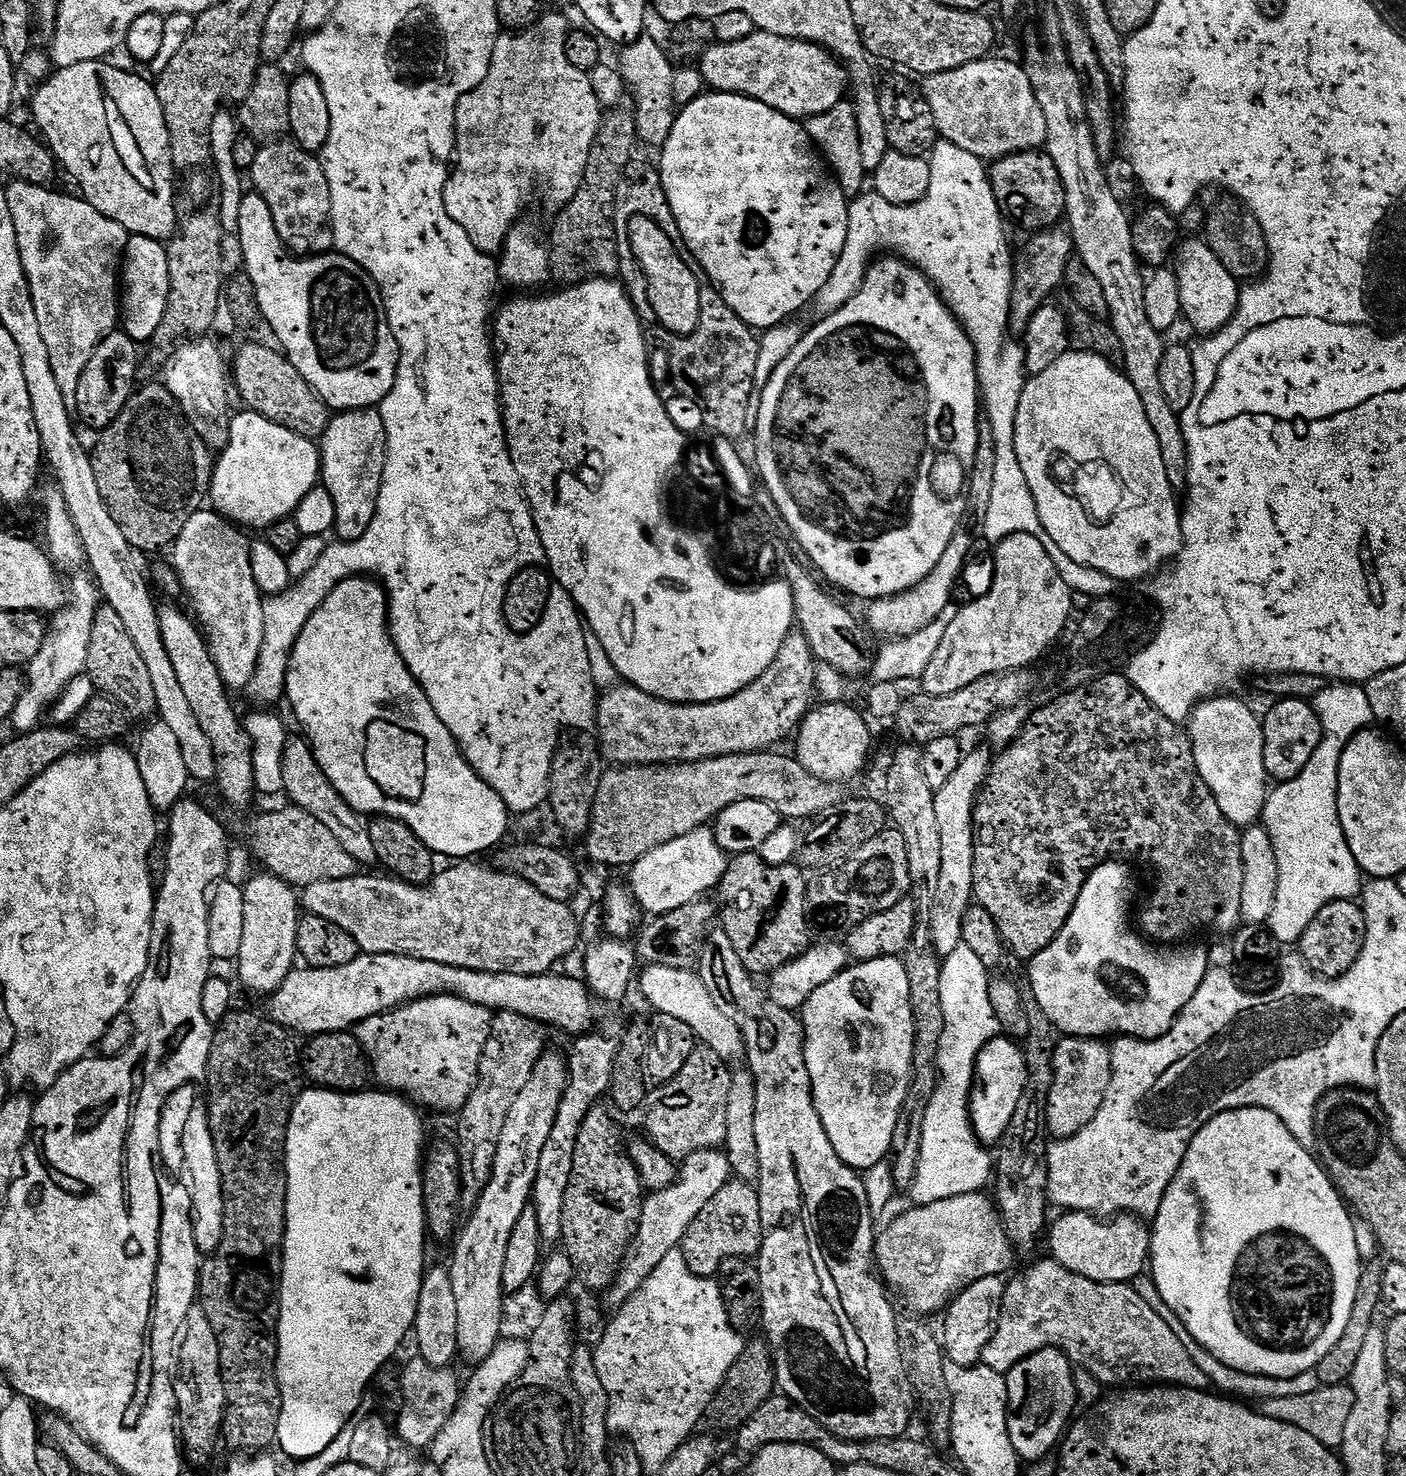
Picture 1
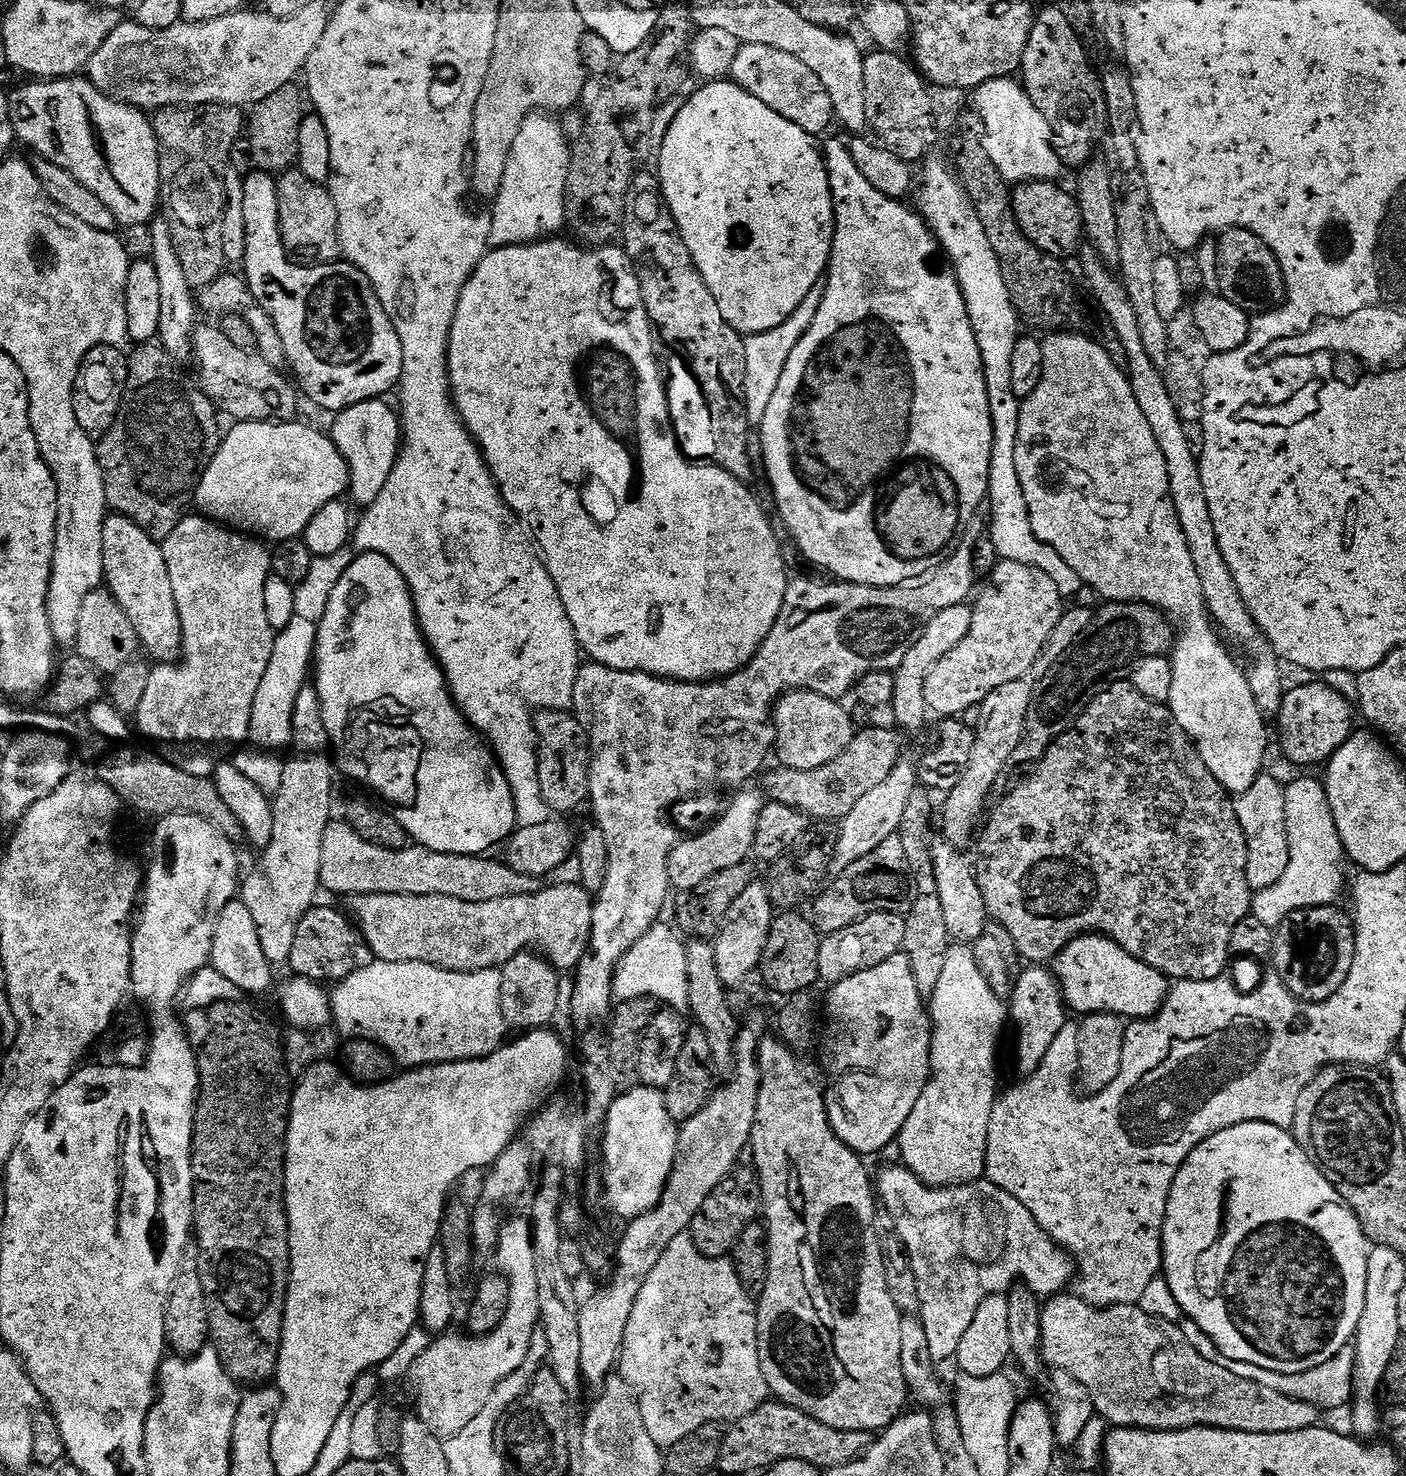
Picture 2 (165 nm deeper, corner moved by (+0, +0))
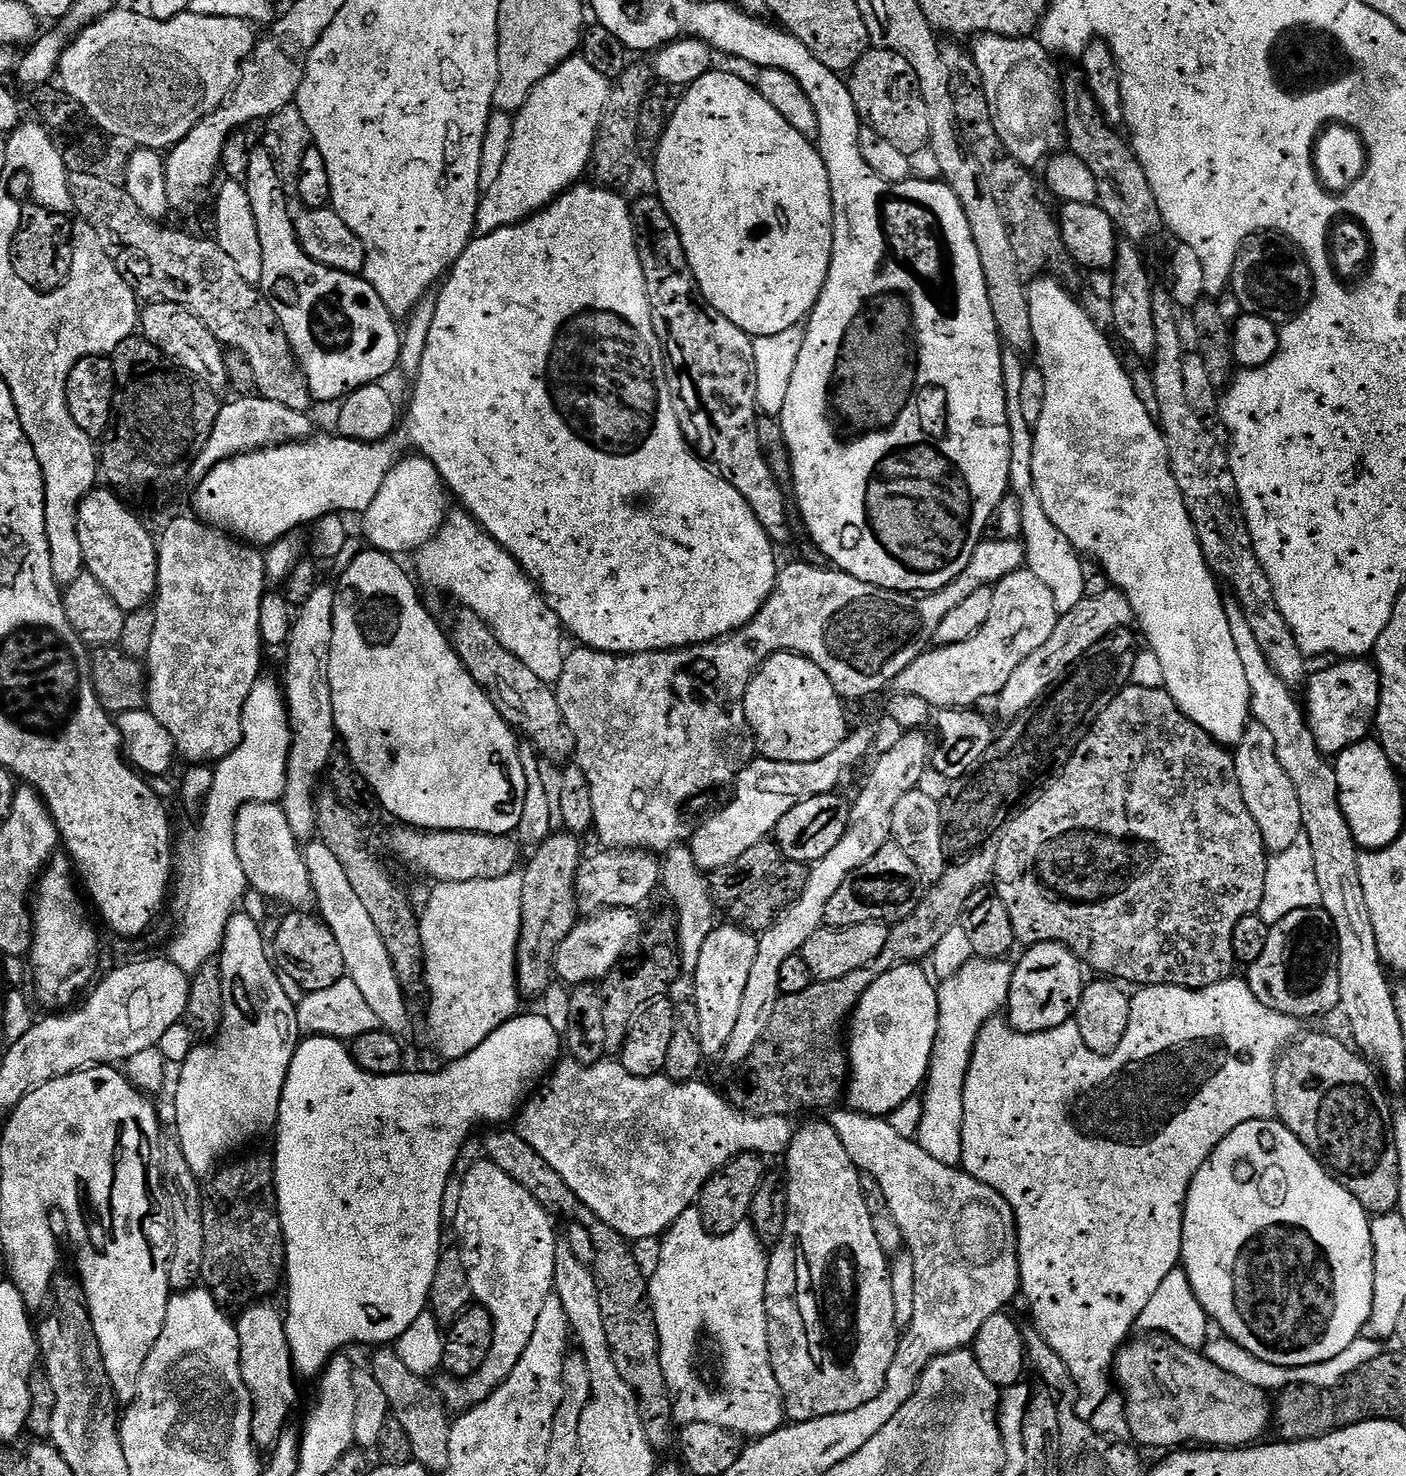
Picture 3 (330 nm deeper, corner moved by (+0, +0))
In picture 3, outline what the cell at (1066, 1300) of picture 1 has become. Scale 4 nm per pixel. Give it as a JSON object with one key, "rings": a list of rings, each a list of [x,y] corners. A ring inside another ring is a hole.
{"rings":[[[1144,1334],[1136,1339],[1140,1340],[1129,1339],[1116,1353],[1114,1380],[1120,1383],[1118,1392],[1124,1401],[1126,1422],[1137,1445],[1176,1450],[1187,1445],[1184,1444],[1187,1440],[1193,1440],[1196,1446],[1243,1448],[1265,1439],[1264,1431],[1267,1428],[1269,1431],[1274,1424],[1274,1404],[1263,1388],[1250,1386],[1250,1382],[1242,1382],[1242,1378],[1218,1370],[1218,1366],[1199,1351],[1192,1351],[1169,1336]]]}

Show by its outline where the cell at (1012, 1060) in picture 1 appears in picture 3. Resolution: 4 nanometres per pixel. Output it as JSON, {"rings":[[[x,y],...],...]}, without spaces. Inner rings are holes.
{"rings":[[[1034,944],[1019,961],[1015,961],[1010,982],[1010,994],[1006,1005],[1006,1019],[1015,1032],[1024,1032],[1029,1036],[1035,1032],[1054,1030],[1069,1023],[1076,1015],[1076,1007],[1084,993],[1086,977],[1080,959],[1065,944]]]}

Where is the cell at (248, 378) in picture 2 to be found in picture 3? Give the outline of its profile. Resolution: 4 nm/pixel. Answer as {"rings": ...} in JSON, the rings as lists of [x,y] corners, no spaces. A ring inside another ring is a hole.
{"rings":[[[164,300],[147,303],[140,314],[140,332],[143,339],[150,341],[169,360],[205,387],[220,392],[229,385],[225,351],[220,341],[214,338],[214,334],[210,333],[200,319],[184,307],[178,306],[177,303],[166,303]]]}

